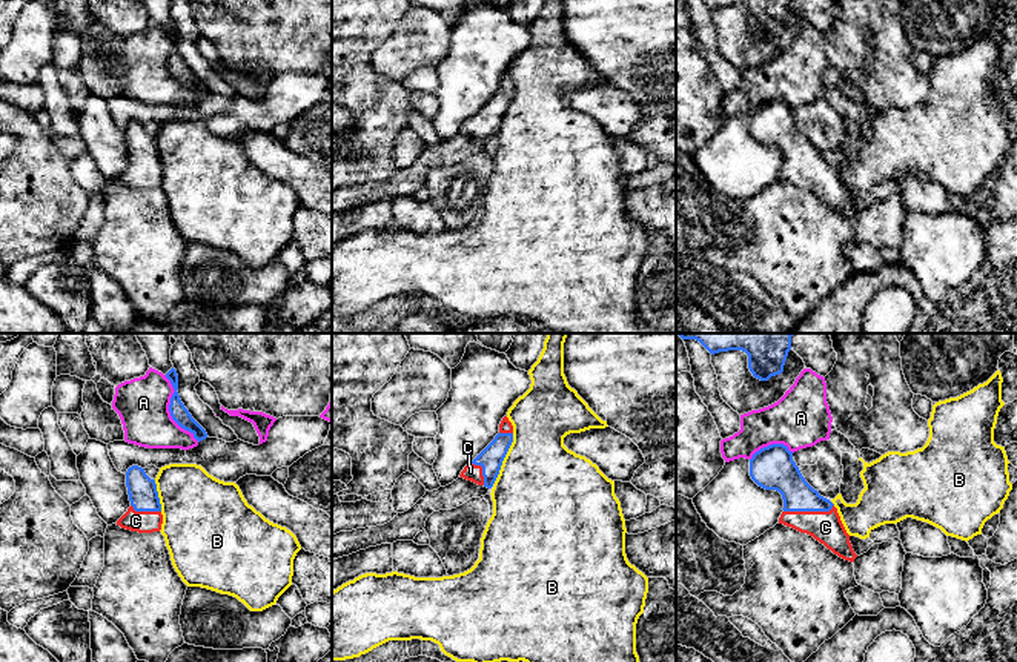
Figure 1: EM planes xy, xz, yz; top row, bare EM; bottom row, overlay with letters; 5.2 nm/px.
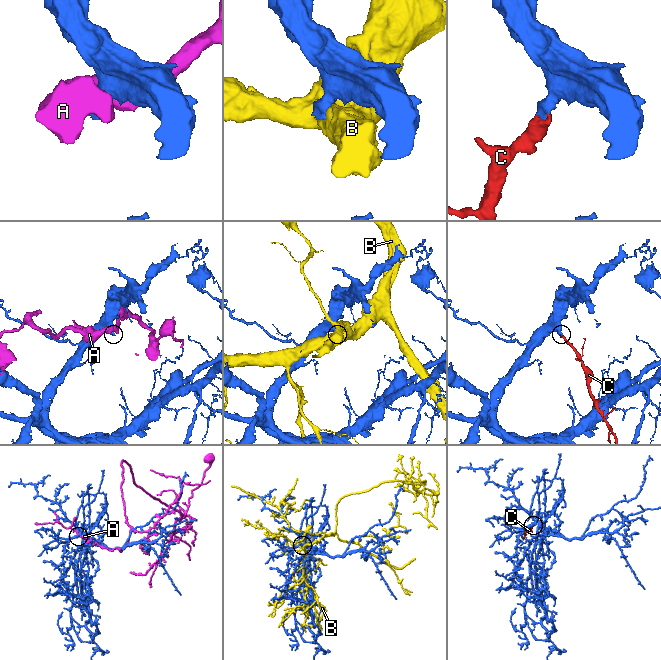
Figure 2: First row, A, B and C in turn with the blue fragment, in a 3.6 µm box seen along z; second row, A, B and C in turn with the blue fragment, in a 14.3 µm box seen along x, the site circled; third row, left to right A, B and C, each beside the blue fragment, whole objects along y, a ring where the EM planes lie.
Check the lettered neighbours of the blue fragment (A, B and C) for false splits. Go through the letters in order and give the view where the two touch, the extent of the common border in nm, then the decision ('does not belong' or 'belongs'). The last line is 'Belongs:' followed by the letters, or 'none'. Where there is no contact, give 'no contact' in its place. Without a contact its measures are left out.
A: contact in xy; length 400 nm; does not belong
B: contact in xz; length 300 nm; does not belong
C: contact in yz; length 260 nm; belongs
Belongs: C

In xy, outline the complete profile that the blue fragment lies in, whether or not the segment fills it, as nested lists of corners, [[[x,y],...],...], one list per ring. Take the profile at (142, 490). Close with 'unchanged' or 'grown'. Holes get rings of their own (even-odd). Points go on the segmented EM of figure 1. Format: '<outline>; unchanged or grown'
[[[132,465],[126,472],[126,487],[131,507],[117,525],[138,533],[160,531],[163,515],[155,481],[146,475],[144,468]]]; grown

